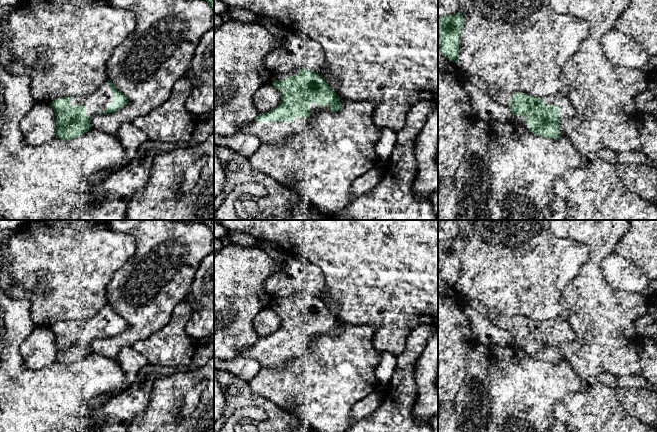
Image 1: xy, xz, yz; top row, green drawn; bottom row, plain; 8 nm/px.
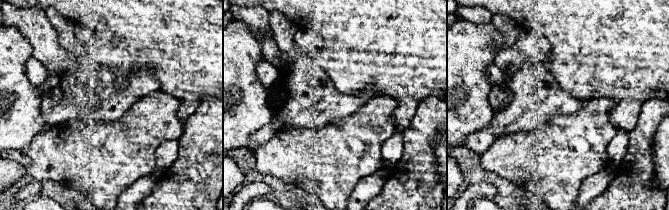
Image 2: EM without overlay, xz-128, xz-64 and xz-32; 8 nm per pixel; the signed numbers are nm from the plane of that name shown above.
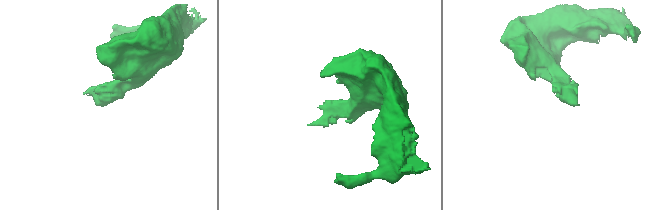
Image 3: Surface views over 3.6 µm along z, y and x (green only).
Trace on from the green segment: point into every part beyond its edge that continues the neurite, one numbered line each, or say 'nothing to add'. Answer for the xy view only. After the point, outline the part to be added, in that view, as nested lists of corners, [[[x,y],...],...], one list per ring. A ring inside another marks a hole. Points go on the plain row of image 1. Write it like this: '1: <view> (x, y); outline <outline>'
1: xy (97, 326); outline [[[105,305],[94,317],[87,320],[71,320],[71,329],[86,330],[86,340],[93,341],[97,337],[104,336],[113,327],[113,315]]]

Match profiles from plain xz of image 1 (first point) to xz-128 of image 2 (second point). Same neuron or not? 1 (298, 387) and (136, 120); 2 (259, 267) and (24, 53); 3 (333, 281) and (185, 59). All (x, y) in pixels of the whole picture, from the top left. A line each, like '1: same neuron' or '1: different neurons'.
1: same neuron
2: same neuron
3: same neuron

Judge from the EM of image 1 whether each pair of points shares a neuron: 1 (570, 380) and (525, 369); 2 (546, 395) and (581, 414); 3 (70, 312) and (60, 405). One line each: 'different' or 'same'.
1: same
2: different
3: different

